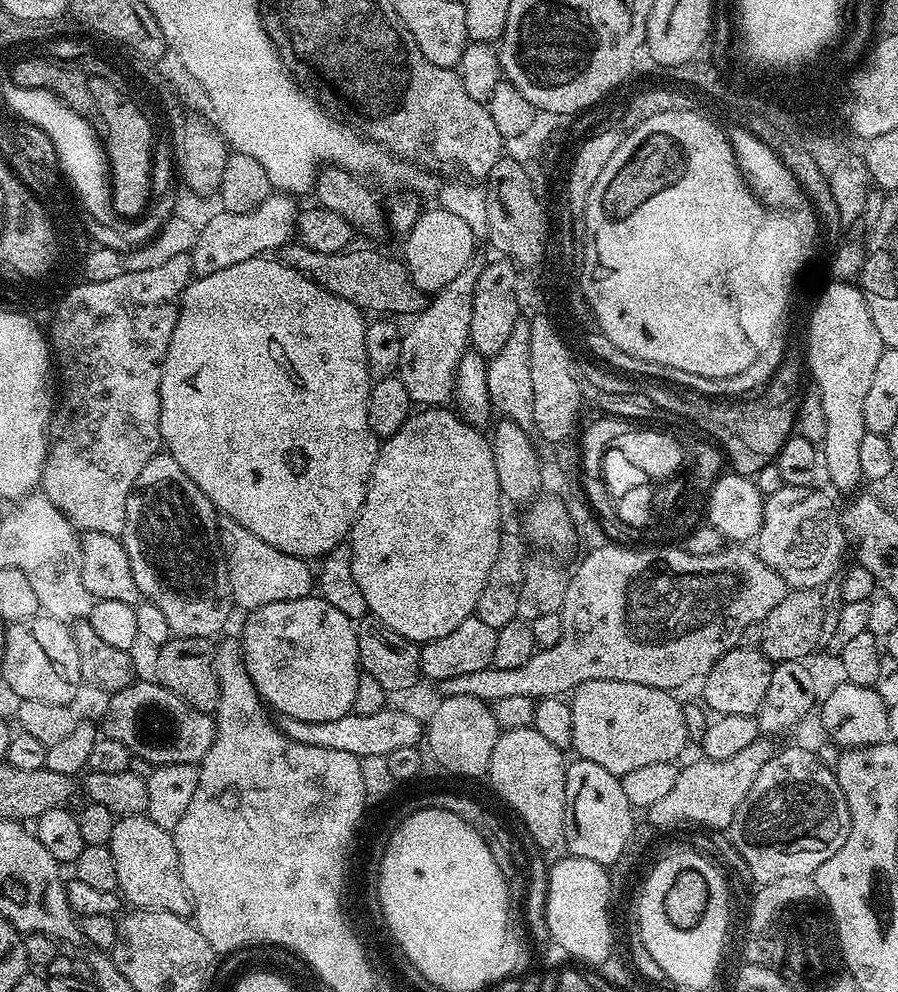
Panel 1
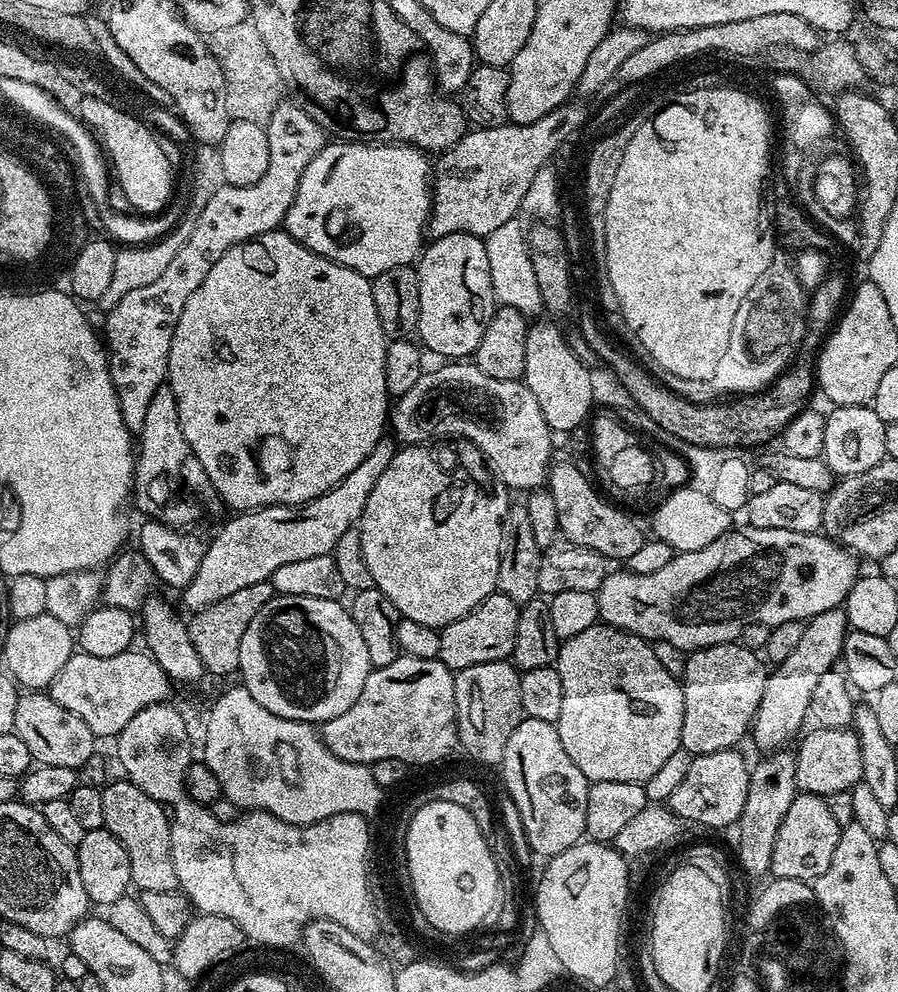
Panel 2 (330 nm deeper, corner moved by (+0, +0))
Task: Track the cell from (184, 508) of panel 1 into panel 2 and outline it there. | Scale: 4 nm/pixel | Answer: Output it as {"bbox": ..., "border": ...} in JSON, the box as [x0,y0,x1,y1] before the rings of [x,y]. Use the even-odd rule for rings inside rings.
{"bbox":[132,386,213,524],"border":[[[165,386],[154,390],[154,398],[146,410],[146,422],[142,422],[142,430],[138,433],[138,451],[136,452],[136,472],[132,476],[134,504],[145,513],[145,517],[159,520],[161,524],[180,522],[176,520],[192,520],[204,508],[204,500],[213,499],[212,483],[206,478],[206,470],[202,470],[202,462],[190,450],[190,442],[186,442],[186,434],[182,434],[182,426],[178,422],[178,402],[172,389]]]}

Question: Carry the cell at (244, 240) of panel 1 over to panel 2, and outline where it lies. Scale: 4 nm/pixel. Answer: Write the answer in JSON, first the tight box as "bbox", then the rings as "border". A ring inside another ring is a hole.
{"bbox":[282,143,432,278],"border":[[[325,143],[324,148],[310,158],[310,164],[302,170],[294,202],[290,202],[282,228],[299,244],[314,250],[314,254],[371,278],[382,274],[382,270],[409,266],[421,255],[428,218],[432,215],[430,160],[421,149],[410,144],[352,143],[356,144]]]}

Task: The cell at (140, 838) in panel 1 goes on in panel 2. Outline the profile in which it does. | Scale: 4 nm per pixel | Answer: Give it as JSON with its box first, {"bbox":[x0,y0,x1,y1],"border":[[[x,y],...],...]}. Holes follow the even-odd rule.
{"bbox":[102,778,180,892],"border":[[[120,778],[104,784],[102,788],[102,806],[106,813],[104,827],[122,842],[130,857],[132,883],[140,892],[146,890],[177,891],[180,887],[178,874],[174,874],[172,861],[172,822],[165,805],[146,794],[145,790],[131,783],[127,778]]]}

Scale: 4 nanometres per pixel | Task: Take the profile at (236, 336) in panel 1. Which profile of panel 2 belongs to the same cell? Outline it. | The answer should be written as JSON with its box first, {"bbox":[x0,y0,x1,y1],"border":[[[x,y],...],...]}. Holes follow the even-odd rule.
{"bbox":[166,230,390,513],"border":[[[283,230],[258,234],[246,242],[234,245],[230,250],[226,250],[226,254],[222,254],[222,258],[218,258],[218,262],[214,262],[214,266],[210,266],[210,274],[206,274],[202,286],[198,286],[194,290],[194,294],[190,294],[190,298],[186,298],[186,306],[182,306],[182,318],[178,318],[178,326],[174,326],[174,338],[170,342],[168,375],[166,377],[167,387],[172,389],[174,398],[178,402],[178,422],[182,426],[182,434],[186,434],[186,442],[190,442],[190,450],[194,450],[198,462],[202,462],[202,470],[206,470],[206,478],[210,478],[213,493],[217,497],[221,496],[232,507],[233,513],[238,513],[253,512],[255,508],[269,508],[279,504],[299,506],[326,494],[326,490],[338,486],[338,482],[342,482],[342,478],[346,478],[346,474],[350,474],[350,470],[355,470],[366,458],[366,454],[370,454],[370,450],[374,450],[374,446],[378,446],[378,442],[385,439],[386,425],[390,420],[390,397],[386,390],[386,350],[389,343],[389,337],[385,336],[382,330],[382,322],[378,322],[378,310],[374,306],[372,281],[369,277],[358,274],[352,268],[335,264],[332,260],[314,254],[314,250],[302,246]]]}

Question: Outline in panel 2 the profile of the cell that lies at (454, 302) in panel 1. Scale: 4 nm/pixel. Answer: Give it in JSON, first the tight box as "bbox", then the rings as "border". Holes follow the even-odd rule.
{"bbox":[182,439,397,614],"border":[[[391,439],[380,440],[355,470],[350,470],[350,474],[338,482],[338,486],[305,504],[279,504],[255,508],[253,512],[235,513],[231,517],[233,520],[226,521],[217,530],[216,537],[207,541],[194,582],[182,589],[189,613],[195,614],[206,610],[206,606],[214,606],[214,602],[222,602],[222,598],[242,590],[242,586],[271,581],[278,566],[306,558],[331,556],[338,546],[338,538],[359,525],[362,510],[366,510],[366,501],[370,499],[378,477],[385,472],[386,466],[390,466],[390,458],[394,458],[397,451],[397,445]]]}

